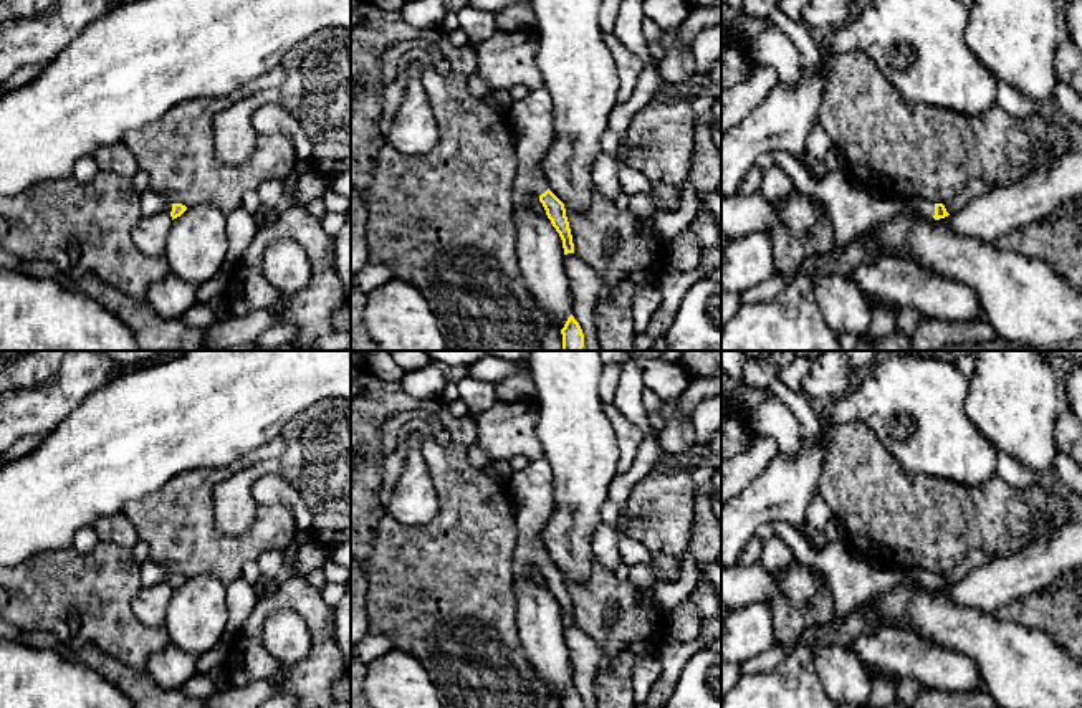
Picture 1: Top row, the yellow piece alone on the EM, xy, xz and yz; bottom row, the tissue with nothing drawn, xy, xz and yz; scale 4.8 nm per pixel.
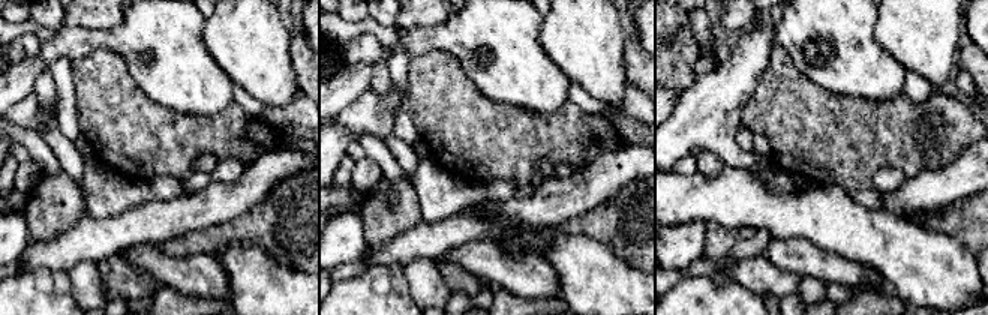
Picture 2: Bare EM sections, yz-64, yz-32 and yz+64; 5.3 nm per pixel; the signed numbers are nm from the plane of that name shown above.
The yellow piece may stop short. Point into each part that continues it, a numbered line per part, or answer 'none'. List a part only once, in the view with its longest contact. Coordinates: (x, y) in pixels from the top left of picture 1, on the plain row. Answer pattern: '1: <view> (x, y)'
1: yz (854, 578)

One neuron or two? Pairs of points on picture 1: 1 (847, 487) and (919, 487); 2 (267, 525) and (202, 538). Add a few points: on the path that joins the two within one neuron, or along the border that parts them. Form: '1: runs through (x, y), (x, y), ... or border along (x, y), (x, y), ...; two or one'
1: runs through (866, 487), (900, 487); one
2: runs through (250, 541), (247, 545), (219, 545); one

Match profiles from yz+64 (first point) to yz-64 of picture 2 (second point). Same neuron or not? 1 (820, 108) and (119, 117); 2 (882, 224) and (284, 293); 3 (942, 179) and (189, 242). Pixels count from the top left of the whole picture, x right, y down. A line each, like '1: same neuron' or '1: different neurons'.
1: same neuron
2: same neuron
3: different neurons

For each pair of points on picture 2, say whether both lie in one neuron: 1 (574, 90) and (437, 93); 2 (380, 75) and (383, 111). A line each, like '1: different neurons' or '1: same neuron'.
1: different neurons
2: different neurons

